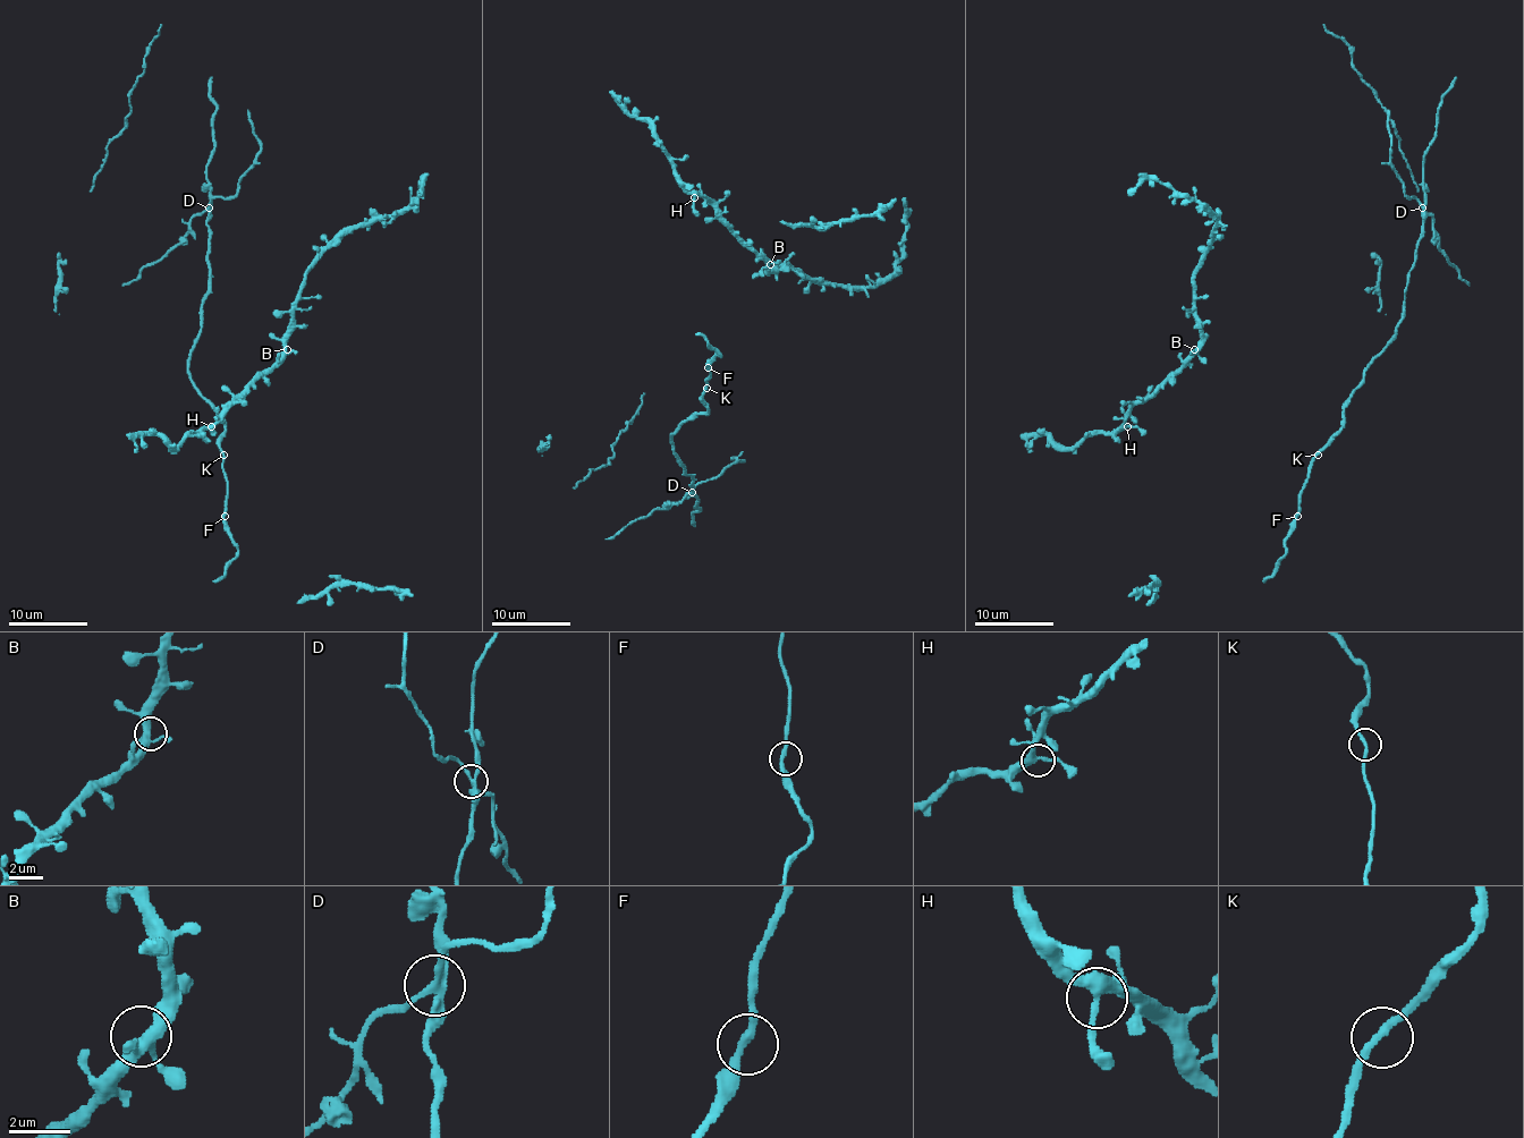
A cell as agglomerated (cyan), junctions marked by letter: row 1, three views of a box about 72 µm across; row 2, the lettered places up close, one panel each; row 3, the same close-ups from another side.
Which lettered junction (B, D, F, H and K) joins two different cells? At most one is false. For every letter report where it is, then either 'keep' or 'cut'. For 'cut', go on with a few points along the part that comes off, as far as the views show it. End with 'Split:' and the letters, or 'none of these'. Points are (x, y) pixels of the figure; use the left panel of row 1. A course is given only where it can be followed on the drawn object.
B: (287, 349) | keep
D: (209, 207) | cut
F: (225, 516) | keep
H: (211, 426) | keep
K: (223, 455) | keep
Split: D

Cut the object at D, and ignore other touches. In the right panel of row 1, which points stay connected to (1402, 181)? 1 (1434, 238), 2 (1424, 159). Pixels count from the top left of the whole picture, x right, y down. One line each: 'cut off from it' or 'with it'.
1: with it
2: cut off from it

